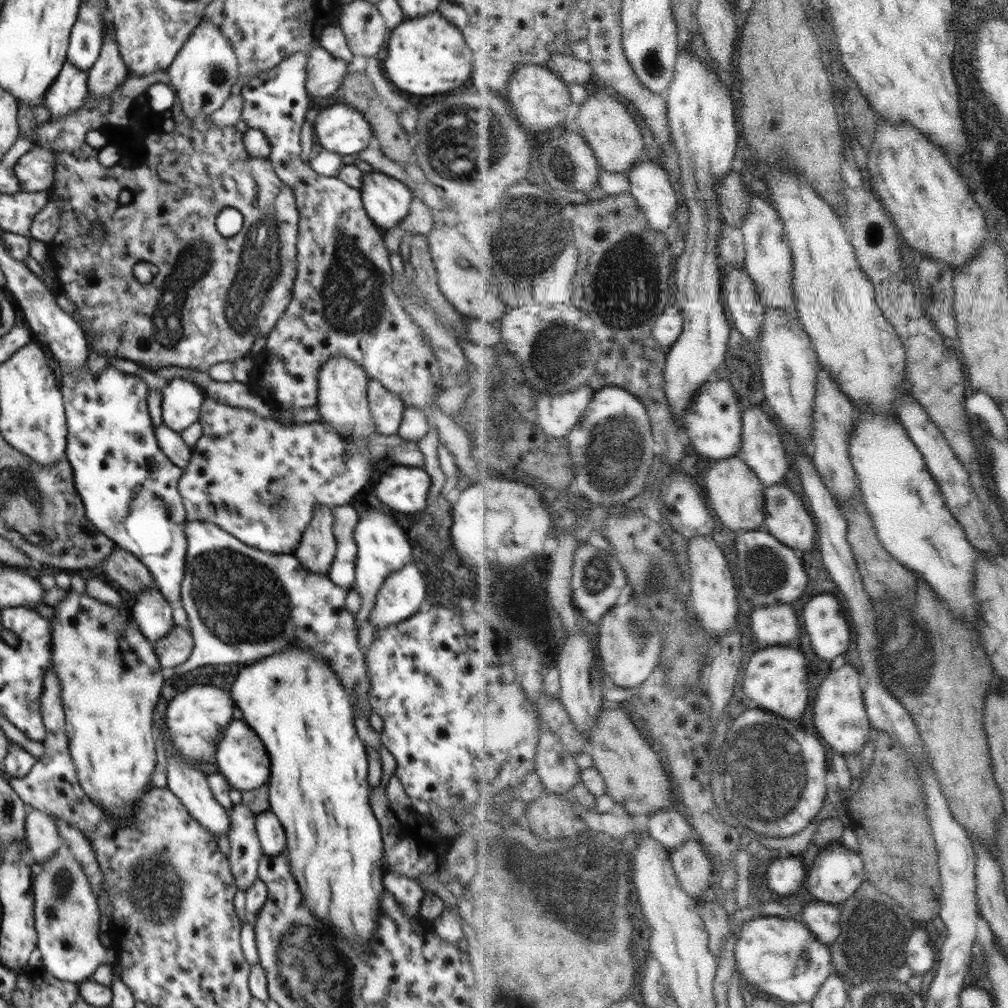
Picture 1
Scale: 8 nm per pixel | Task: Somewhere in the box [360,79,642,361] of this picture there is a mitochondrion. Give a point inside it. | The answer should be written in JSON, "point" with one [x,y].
{"point":[533,236]}

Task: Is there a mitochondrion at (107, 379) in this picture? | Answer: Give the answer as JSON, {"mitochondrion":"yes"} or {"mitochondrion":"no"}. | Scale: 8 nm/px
{"mitochondrion":"no"}

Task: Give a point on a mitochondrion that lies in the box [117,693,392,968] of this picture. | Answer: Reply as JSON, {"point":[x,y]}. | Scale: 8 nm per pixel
{"point":[156,886]}

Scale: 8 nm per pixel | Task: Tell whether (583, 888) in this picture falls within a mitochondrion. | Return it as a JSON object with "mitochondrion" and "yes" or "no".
{"mitochondrion":"yes"}

